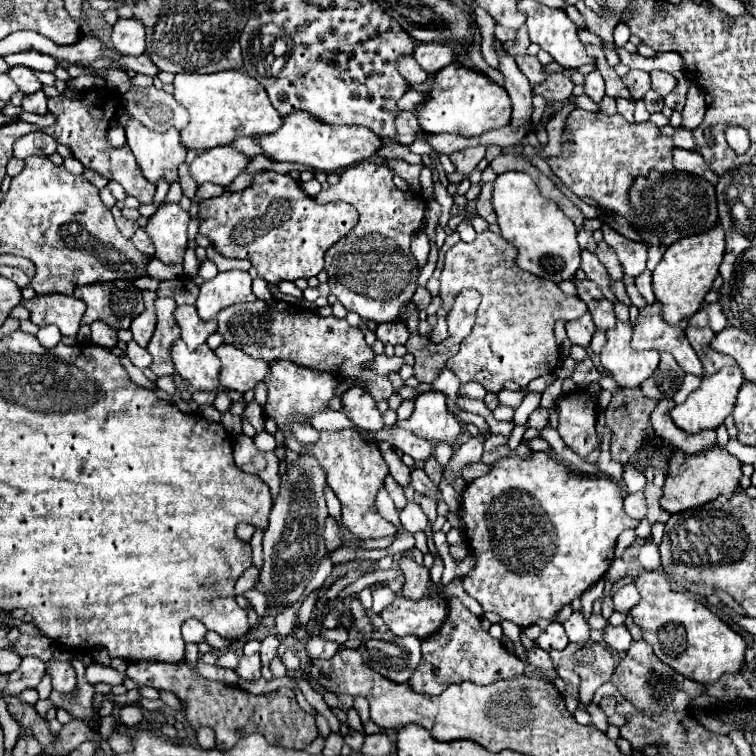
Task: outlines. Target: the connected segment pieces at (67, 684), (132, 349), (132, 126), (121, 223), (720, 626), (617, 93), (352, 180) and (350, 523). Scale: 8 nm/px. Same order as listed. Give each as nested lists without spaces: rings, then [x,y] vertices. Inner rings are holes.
[[[52,663],[52,687],[58,693],[70,693],[76,687],[76,671],[70,663]]]
[[[130,341],[130,343],[128,343],[126,355],[128,355],[130,361],[132,361],[136,367],[140,367],[140,369],[146,369],[146,367],[152,363],[150,353],[148,353],[144,347],[140,347],[136,341]]]
[[[140,121],[126,123],[128,147],[132,149],[142,175],[150,183],[166,179],[168,185],[178,181],[178,165],[186,159],[186,147],[180,143],[180,133],[172,127],[166,133],[156,133]]]
[[[112,209],[112,213],[114,213],[114,219],[116,219],[116,225],[118,225],[118,229],[120,229],[120,233],[124,235],[124,237],[132,237],[134,233],[136,233],[136,229],[140,227],[136,221],[130,221],[130,219],[124,219],[122,215],[120,215],[120,211],[114,211]]]
[[[642,571],[634,585],[640,593],[640,603],[632,609],[634,623],[642,629],[644,641],[652,645],[662,663],[702,685],[718,681],[724,673],[740,671],[746,643],[718,615],[686,593],[670,591],[666,575],[660,571]]]
[[[588,45],[586,47],[588,55],[592,55],[596,59],[596,71],[600,71],[600,75],[604,77],[606,81],[606,95],[610,97],[624,97],[624,99],[632,99],[630,91],[624,87],[622,79],[616,75],[616,71],[608,65],[606,57],[604,57],[604,51],[602,47],[596,47],[596,45]]]
[[[356,163],[352,167],[348,167],[338,185],[330,185],[328,189],[322,189],[314,199],[318,203],[330,203],[330,199],[342,199],[350,205],[354,205],[354,209],[360,213],[358,225],[338,243],[334,243],[324,259],[326,259],[326,271],[330,275],[328,285],[332,289],[332,295],[338,297],[338,301],[348,309],[358,313],[362,319],[366,321],[374,321],[374,323],[390,323],[398,317],[400,307],[412,299],[418,283],[418,263],[410,253],[410,237],[412,233],[416,233],[422,223],[424,223],[424,213],[426,213],[426,203],[420,199],[420,195],[416,193],[404,193],[400,189],[394,187],[392,183],[392,171],[382,165],[382,163]]]
[[[354,429],[338,433],[320,431],[320,441],[310,445],[310,451],[328,473],[328,485],[330,489],[334,489],[336,497],[342,503],[342,523],[350,533],[354,533],[358,539],[380,539],[396,535],[396,527],[386,521],[376,509],[376,495],[384,487],[386,477],[386,465],[376,443],[368,443]]]

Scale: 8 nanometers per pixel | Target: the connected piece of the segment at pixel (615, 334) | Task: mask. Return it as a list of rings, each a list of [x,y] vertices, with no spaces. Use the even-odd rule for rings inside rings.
[[[616,323],[606,331],[606,345],[600,353],[602,367],[608,369],[620,387],[640,387],[658,367],[658,351],[634,351],[630,347],[632,325]]]

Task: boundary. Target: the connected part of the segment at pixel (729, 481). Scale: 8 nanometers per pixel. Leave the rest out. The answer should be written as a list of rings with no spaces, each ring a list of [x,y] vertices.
[[[718,445],[712,447],[712,451],[700,451],[700,455],[684,455],[680,449],[676,449],[676,455],[672,455],[672,463],[668,463],[664,495],[660,499],[662,509],[678,513],[684,509],[704,505],[716,499],[718,495],[732,495],[740,485],[740,467],[742,463]]]

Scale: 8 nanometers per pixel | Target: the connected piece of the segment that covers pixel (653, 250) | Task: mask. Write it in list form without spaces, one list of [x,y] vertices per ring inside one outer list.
[[[652,245],[652,247],[648,247],[648,269],[650,269],[650,271],[660,263],[664,249],[666,249],[666,247],[662,247],[662,245]]]

